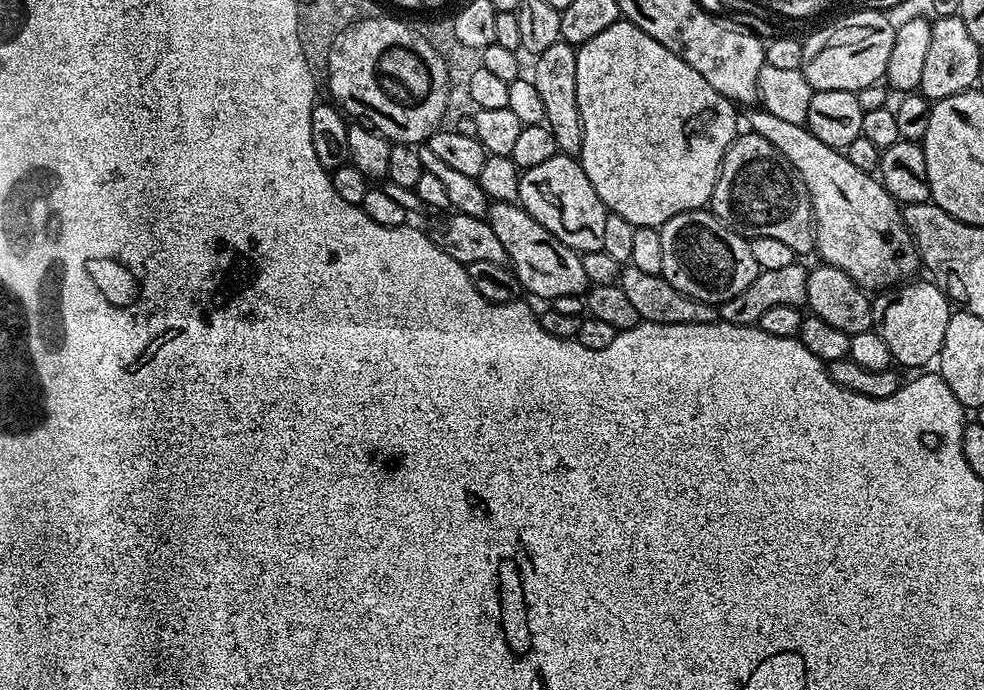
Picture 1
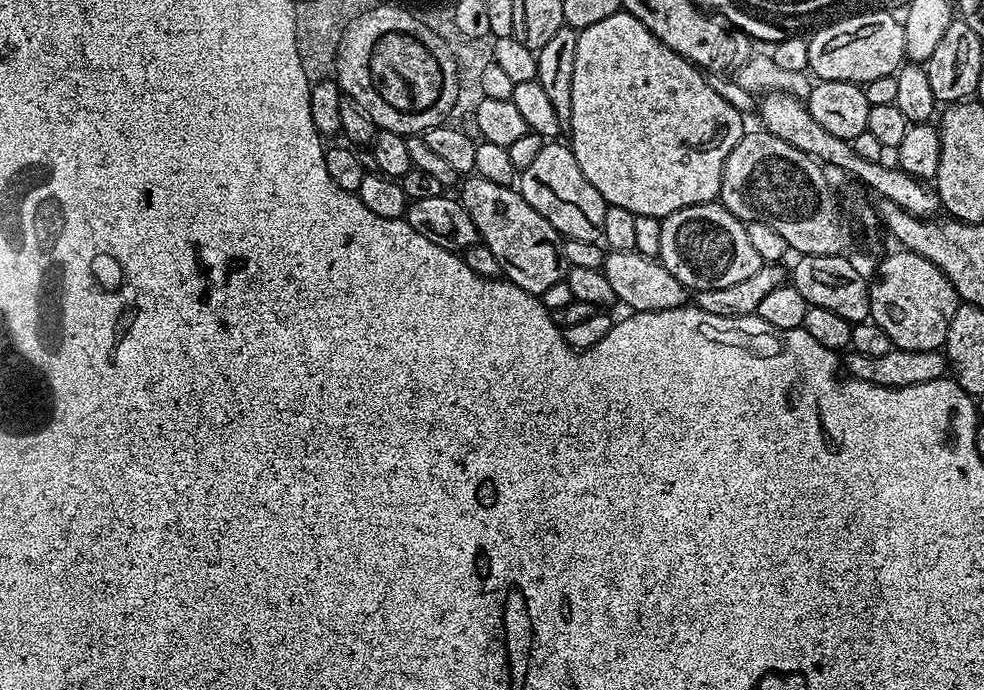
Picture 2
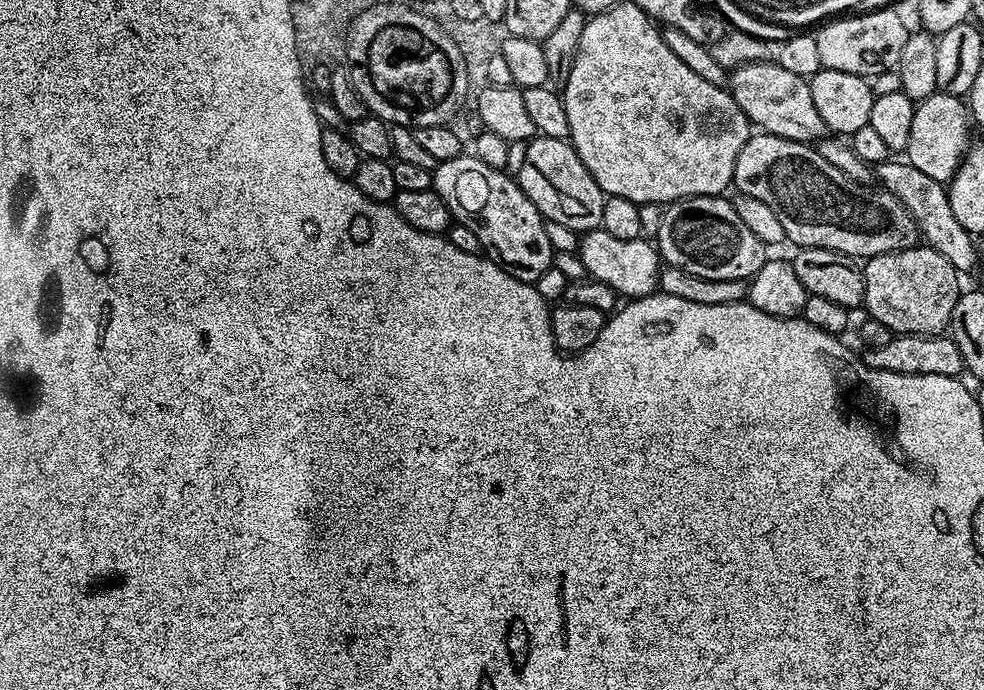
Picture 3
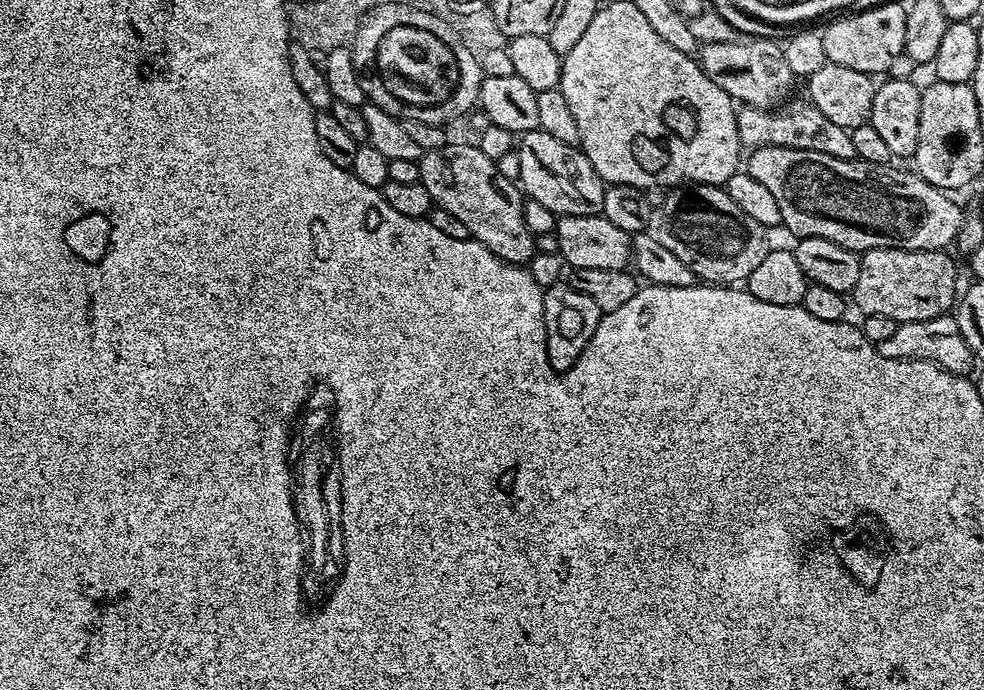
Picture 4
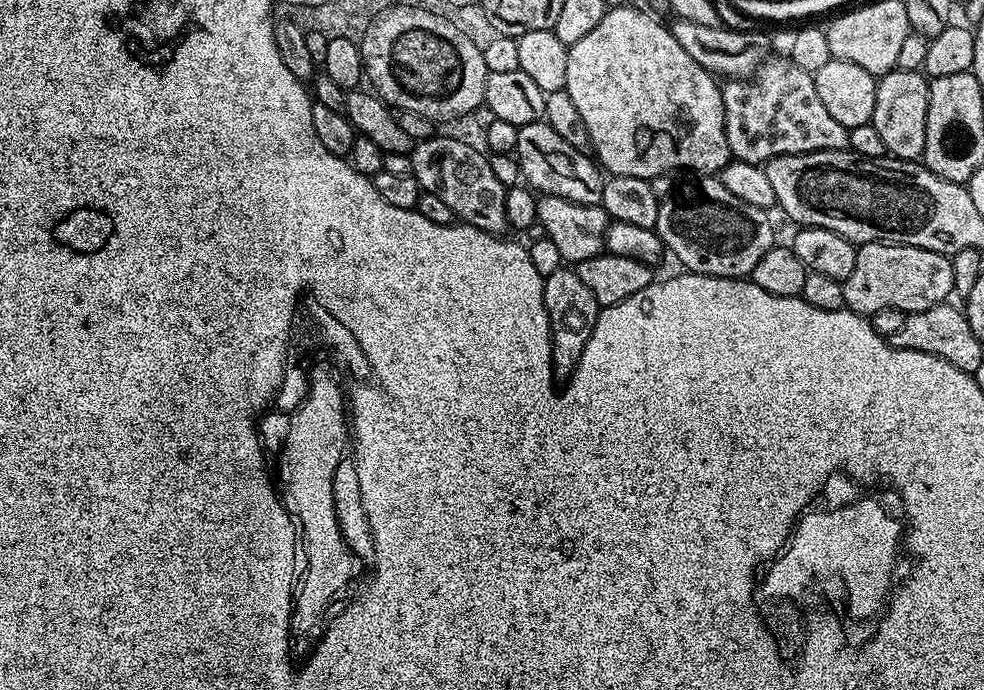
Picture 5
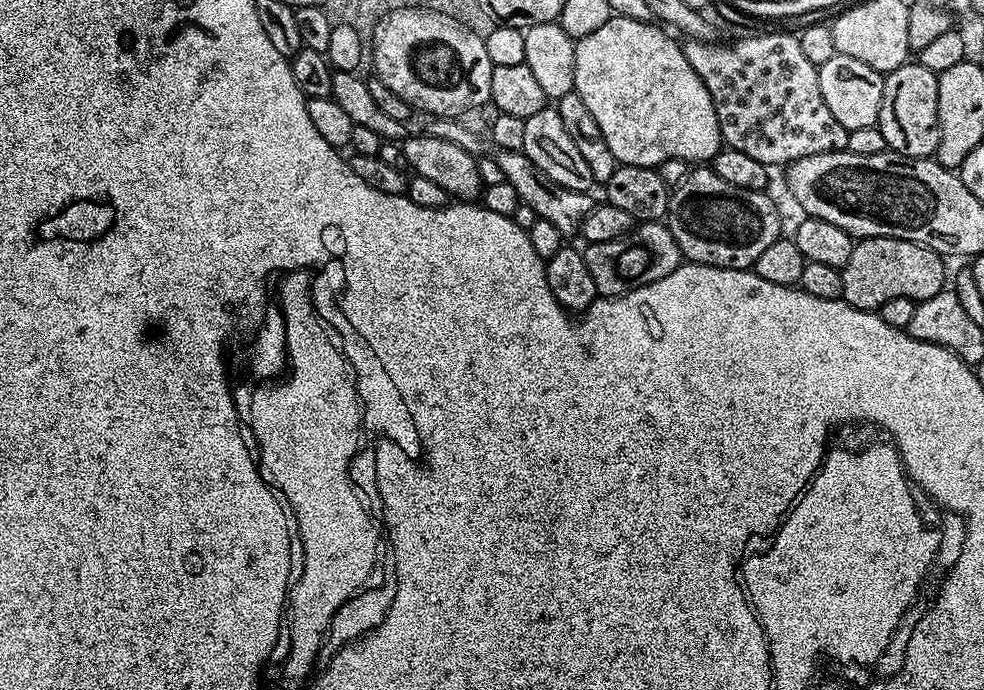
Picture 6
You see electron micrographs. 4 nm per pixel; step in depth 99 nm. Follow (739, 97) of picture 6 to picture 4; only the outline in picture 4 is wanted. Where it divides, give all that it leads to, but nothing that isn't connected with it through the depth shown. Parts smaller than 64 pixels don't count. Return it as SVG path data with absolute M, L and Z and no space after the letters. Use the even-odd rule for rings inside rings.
M791 99L775 110L737 107L736 121L741 145L748 150L762 146L786 146L790 150L814 150L843 160L856 159L851 131L842 126L834 126L834 122L830 122L830 118L826 118L818 106L796 99Z

